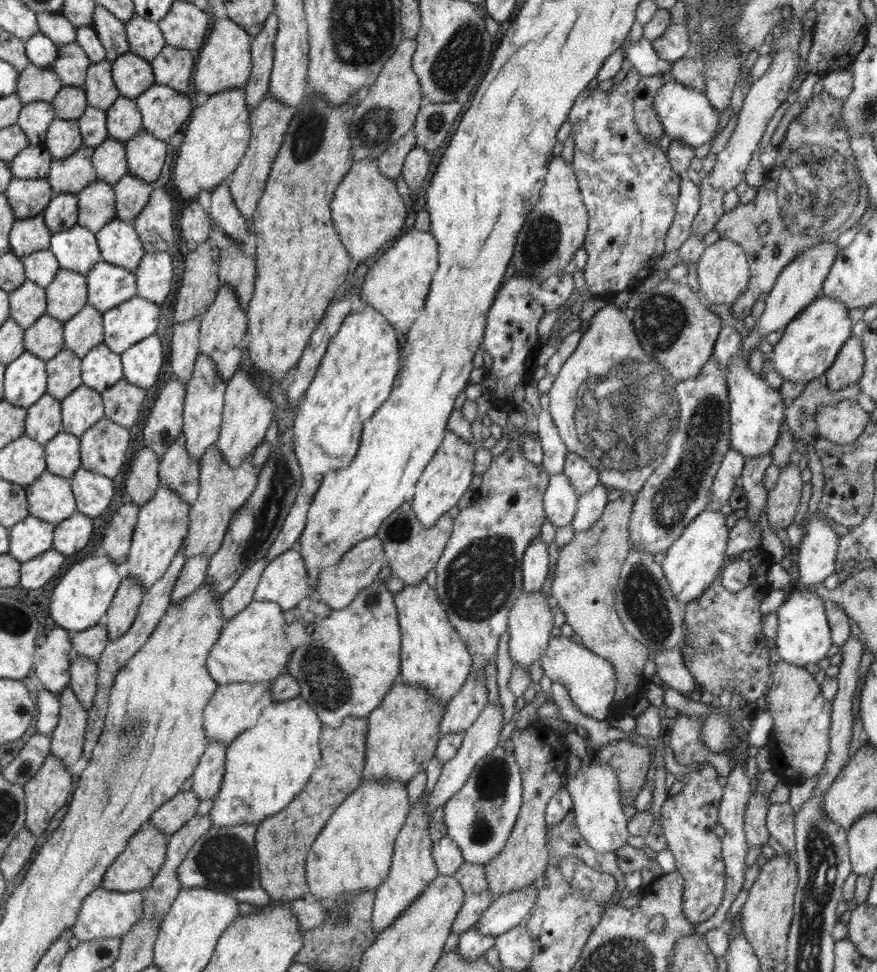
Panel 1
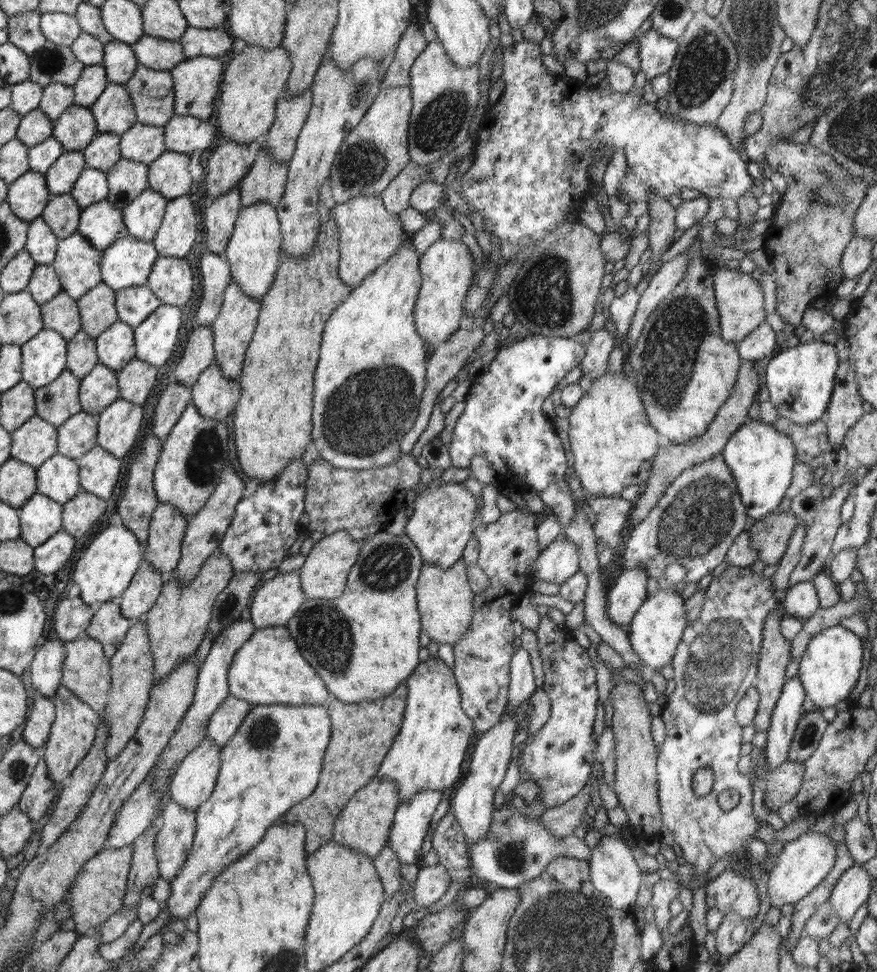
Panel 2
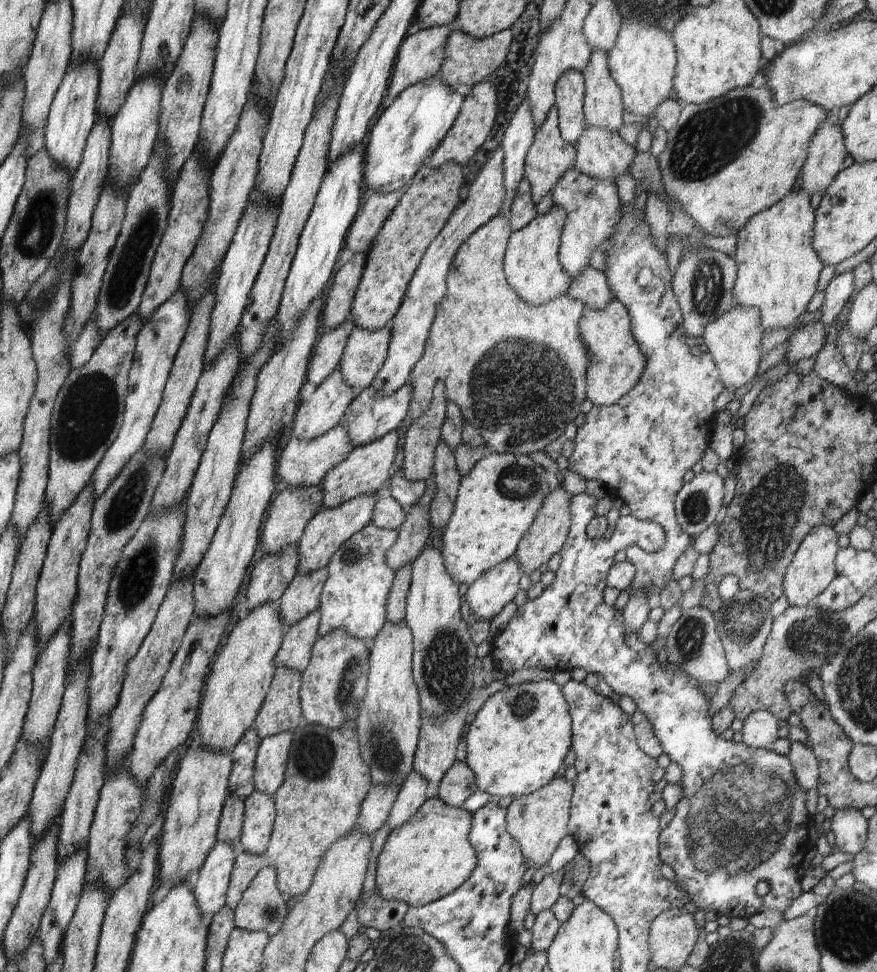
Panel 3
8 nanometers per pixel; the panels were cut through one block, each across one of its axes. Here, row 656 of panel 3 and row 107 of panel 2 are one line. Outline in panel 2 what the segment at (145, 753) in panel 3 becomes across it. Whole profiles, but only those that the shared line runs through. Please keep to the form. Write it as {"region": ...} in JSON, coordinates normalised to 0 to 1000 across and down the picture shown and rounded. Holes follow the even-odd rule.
{"region":[[[225,58],[210,62],[196,73],[198,92],[198,115],[201,118],[220,119],[236,123],[242,119],[251,95],[255,71],[258,70],[257,61],[239,60],[237,58]]]}

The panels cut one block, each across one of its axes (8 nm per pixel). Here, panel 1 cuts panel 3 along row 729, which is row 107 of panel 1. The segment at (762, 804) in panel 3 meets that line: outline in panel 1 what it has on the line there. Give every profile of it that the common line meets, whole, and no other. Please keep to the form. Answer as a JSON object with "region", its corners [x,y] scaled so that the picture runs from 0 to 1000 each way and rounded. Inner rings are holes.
{"region":[[[770,83],[756,86],[748,95],[745,111],[751,119],[757,136],[764,143],[787,150],[791,154],[807,147],[819,138],[821,119],[808,107],[805,98],[792,95]]]}

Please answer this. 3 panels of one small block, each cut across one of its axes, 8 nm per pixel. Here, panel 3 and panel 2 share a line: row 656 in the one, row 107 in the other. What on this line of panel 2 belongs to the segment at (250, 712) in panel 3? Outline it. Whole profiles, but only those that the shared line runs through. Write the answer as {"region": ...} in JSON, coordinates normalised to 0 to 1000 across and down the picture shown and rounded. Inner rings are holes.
{"region":[[[281,45],[271,57],[263,56],[257,61],[258,70],[245,108],[251,139],[275,148],[291,146],[304,139],[314,122],[316,103],[322,101],[333,74],[332,60],[322,47],[303,51]]]}

